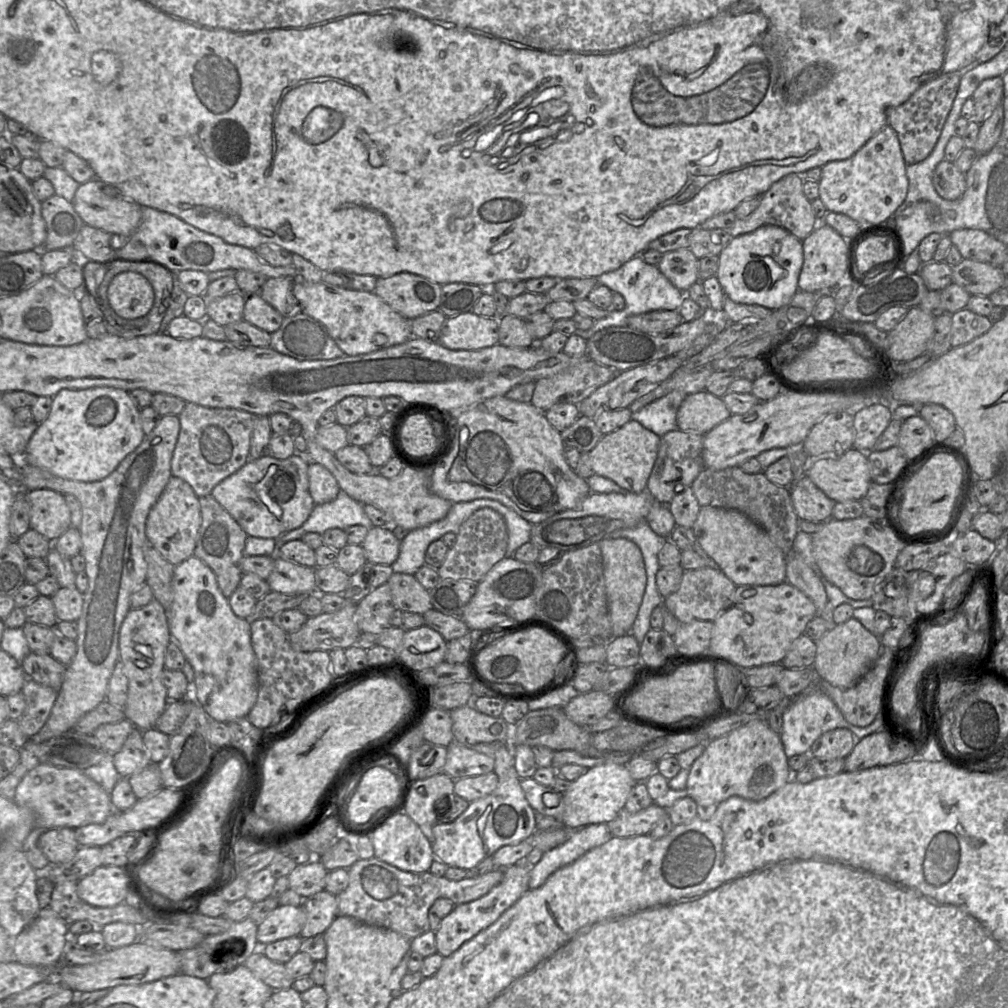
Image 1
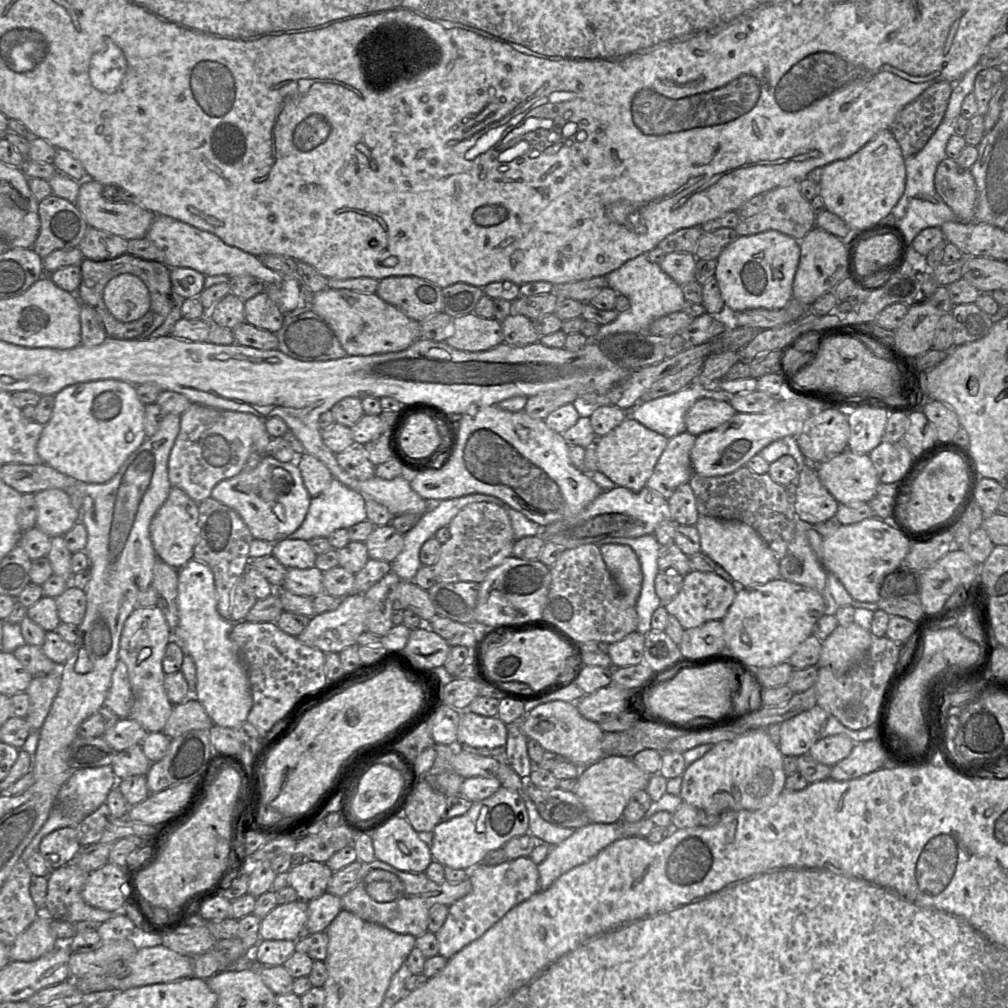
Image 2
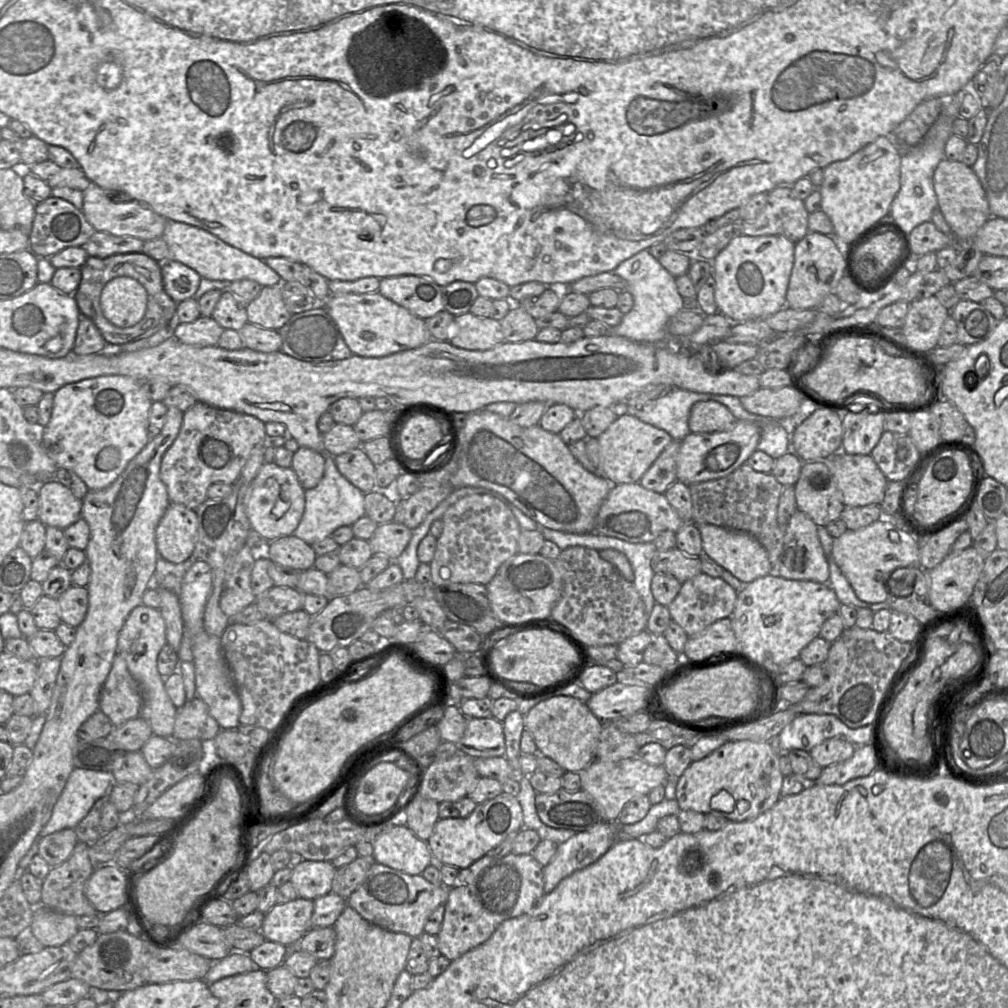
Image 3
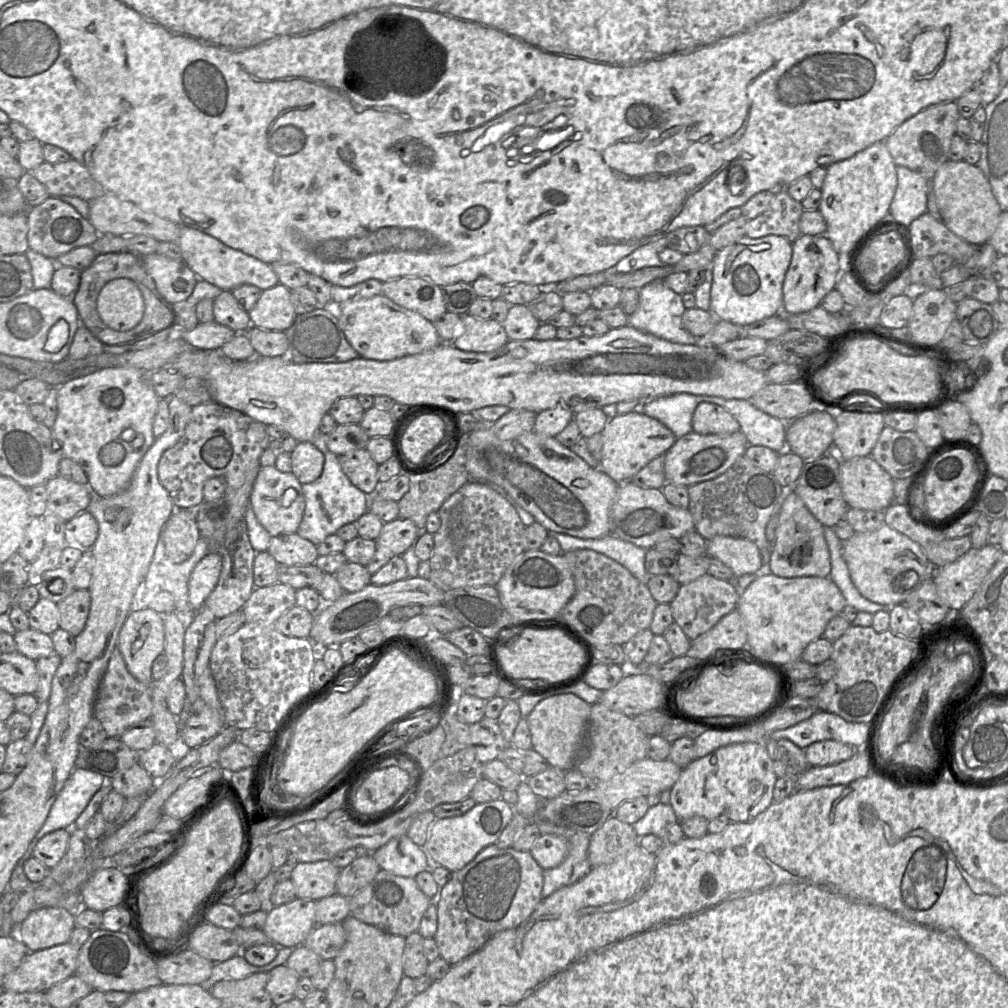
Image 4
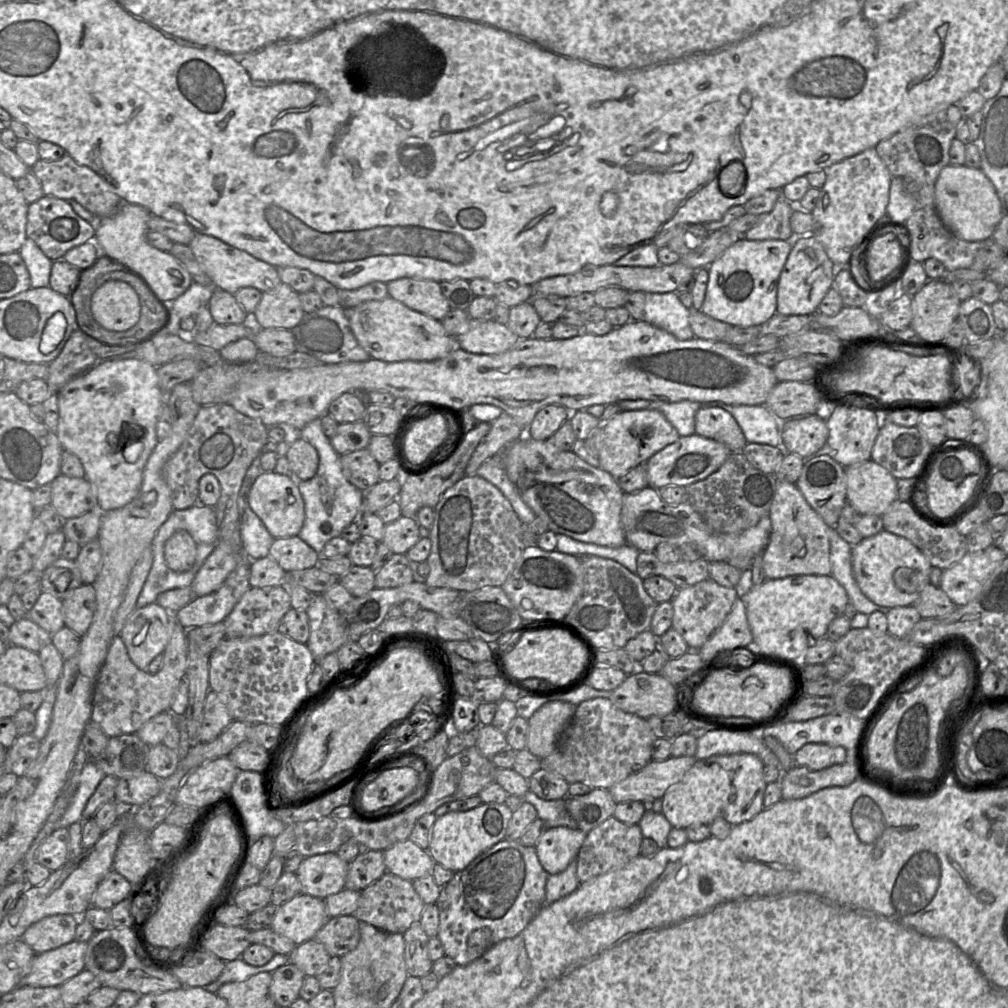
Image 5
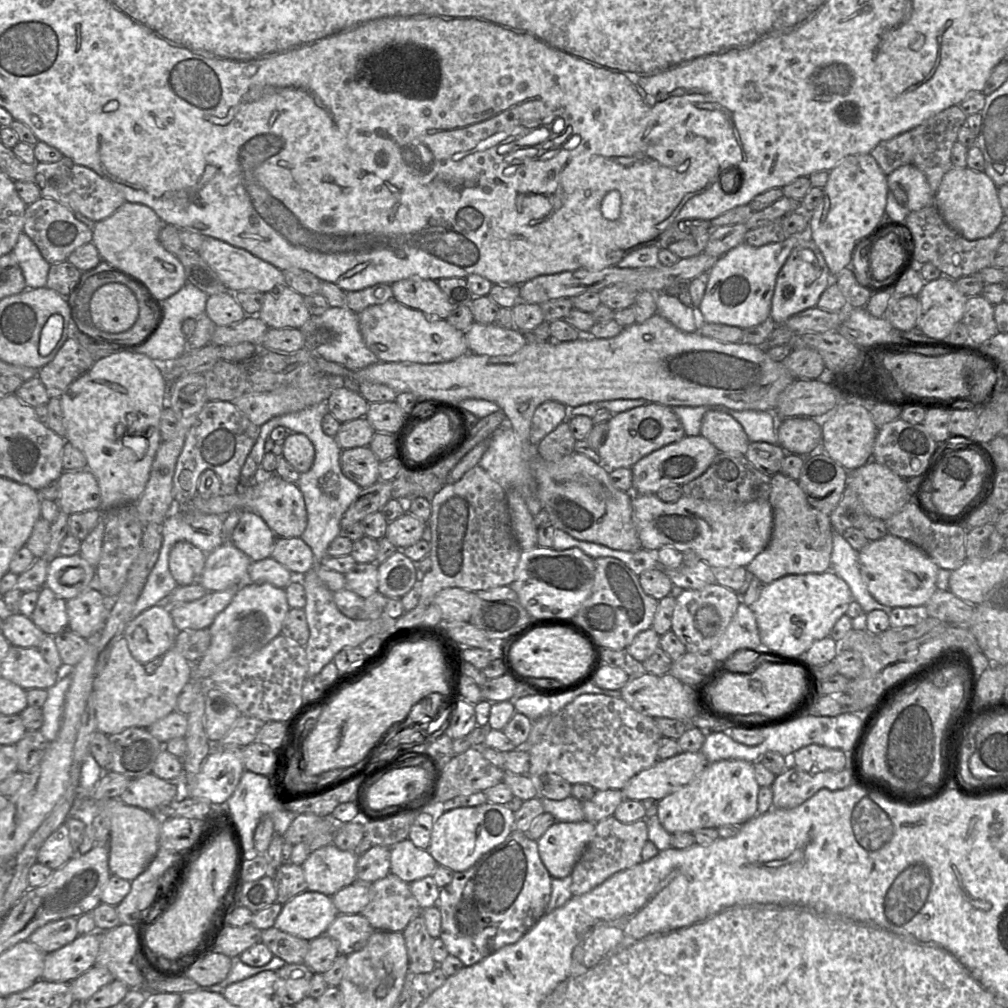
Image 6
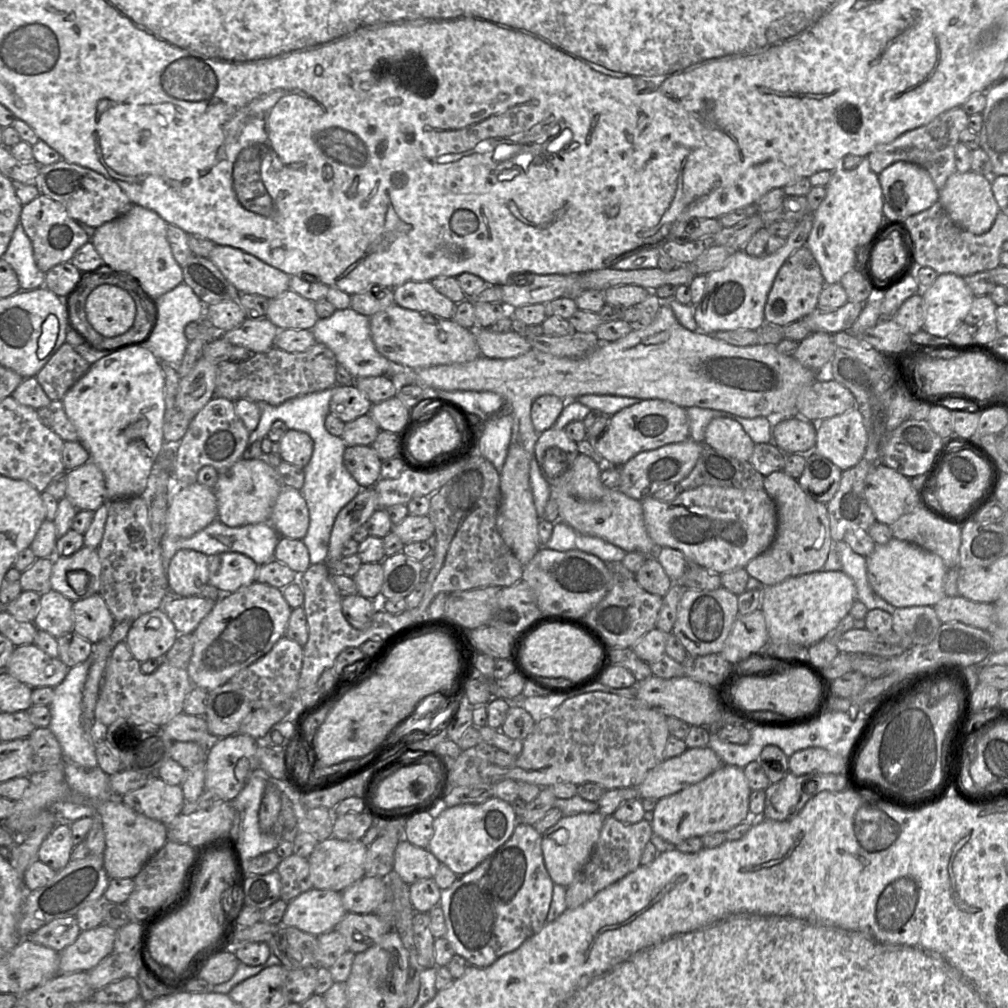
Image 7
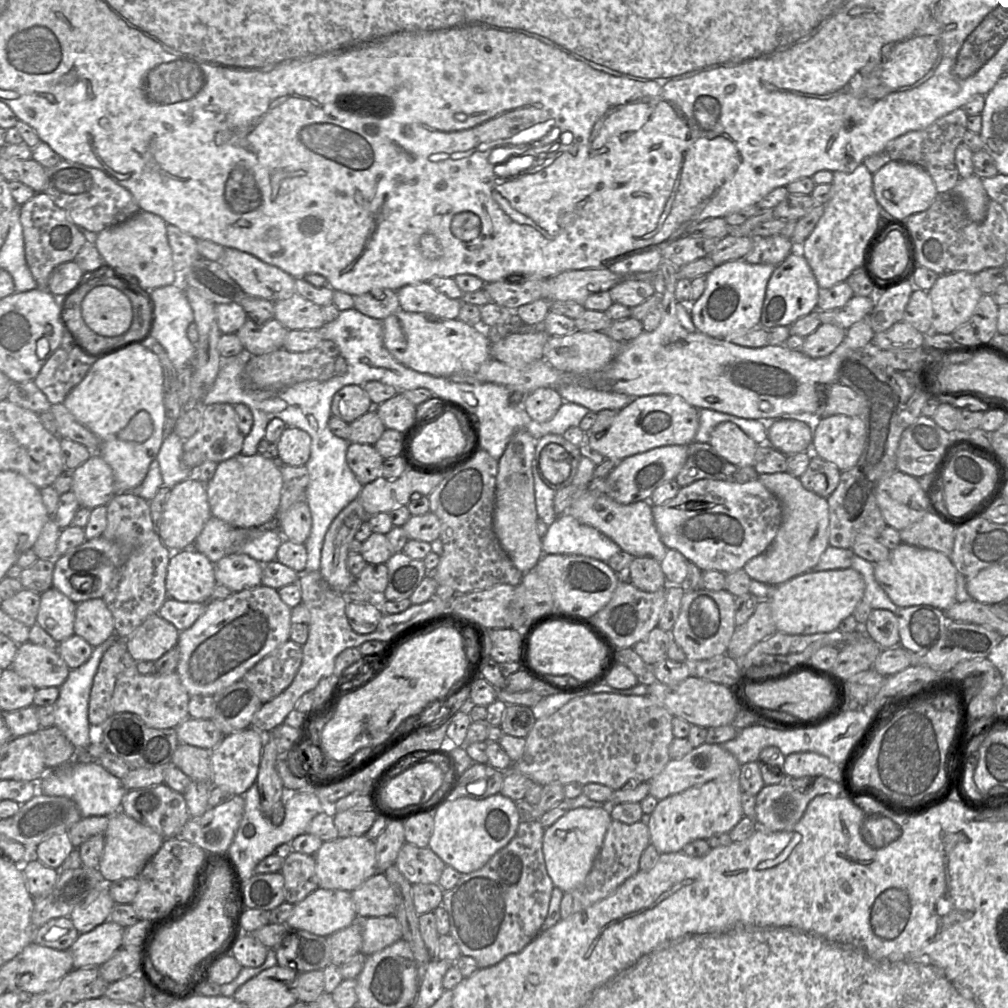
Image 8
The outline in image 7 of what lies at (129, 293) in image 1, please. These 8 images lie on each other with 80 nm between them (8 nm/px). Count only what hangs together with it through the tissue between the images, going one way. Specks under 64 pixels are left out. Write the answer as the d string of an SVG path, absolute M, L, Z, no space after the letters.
M114 284L96 287L87 297L84 308L88 323L104 337L126 333L136 315L136 305L131 295Z

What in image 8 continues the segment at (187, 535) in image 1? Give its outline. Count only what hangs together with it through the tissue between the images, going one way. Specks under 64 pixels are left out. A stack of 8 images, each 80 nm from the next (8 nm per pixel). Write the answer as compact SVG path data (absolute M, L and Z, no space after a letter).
M193 548L172 551L166 573L168 597L207 603L217 585L214 570L214 563Z

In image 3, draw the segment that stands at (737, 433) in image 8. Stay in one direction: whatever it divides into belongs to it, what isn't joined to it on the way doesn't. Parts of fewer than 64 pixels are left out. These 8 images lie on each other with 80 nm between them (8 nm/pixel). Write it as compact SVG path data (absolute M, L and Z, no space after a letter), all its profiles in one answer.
M707 400L693 405L688 425L693 433L713 433L730 430L735 427L737 421L726 406Z

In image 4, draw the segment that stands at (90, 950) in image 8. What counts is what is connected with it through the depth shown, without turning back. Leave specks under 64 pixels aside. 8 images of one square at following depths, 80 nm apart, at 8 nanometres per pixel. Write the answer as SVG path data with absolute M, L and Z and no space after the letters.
M64 943L30 951L20 966L5 976L1 990L13 992L47 991L75 974L80 948Z

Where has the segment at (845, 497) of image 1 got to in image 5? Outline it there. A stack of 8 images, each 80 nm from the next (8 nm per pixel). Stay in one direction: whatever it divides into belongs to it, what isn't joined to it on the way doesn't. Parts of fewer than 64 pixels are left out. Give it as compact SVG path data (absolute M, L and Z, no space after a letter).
M872 459L845 471L846 501L859 515L882 516L898 500L897 479Z

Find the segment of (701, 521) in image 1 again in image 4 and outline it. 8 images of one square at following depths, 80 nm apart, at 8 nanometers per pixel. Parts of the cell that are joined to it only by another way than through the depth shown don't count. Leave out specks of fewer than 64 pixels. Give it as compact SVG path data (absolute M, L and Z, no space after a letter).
M716 536L707 540L706 555L727 565L735 577L745 574L758 575L763 572L759 548L744 538Z

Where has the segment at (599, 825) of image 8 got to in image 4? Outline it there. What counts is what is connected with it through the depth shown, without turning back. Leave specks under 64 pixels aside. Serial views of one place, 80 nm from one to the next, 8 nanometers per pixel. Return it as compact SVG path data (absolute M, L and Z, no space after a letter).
M542 834L530 853L543 870L558 866L569 850L569 839L557 834Z

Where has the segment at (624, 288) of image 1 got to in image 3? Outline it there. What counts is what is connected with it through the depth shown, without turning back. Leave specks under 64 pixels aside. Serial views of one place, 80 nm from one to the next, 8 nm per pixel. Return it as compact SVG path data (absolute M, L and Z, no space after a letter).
M643 249L639 252L637 252L636 254L632 255L631 257L627 258L626 260L622 261L613 271L607 271L607 272L614 272L617 275L619 275L621 278L623 278L626 281L626 289L625 291L628 291L629 293L632 294L633 299L634 299L634 305L633 308L630 310L630 312L626 313L623 315L623 318L621 320L621 322L613 327L613 328L609 328L608 333L613 334L613 335L617 335L617 336L622 336L625 337L629 340L632 341L636 341L636 342L648 342L648 343L652 343L652 344L666 344L666 343L670 343L670 339L676 338L676 337L672 337L670 335L670 333L668 332L668 328L667 328L667 324L669 322L669 320L676 315L679 311L681 311L682 309L684 309L683 307L683 298L682 296L679 294L678 290L677 290L677 286L676 286L676 277L674 277L672 274L670 274L660 263L659 261L652 256L648 250Z

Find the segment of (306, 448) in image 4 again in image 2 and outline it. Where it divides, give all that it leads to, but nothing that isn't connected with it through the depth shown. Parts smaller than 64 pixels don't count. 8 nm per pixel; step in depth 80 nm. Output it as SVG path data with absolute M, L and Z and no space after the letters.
M303 453L296 462L311 498L317 497L329 487L333 476L321 460L311 454Z

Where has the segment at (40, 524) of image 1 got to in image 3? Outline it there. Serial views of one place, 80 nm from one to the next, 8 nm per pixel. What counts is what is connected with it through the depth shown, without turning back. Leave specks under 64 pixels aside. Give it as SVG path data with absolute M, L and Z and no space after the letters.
M51 479L38 486L39 508L38 520L40 520L46 527L53 526L64 530L72 525L82 514L82 500L75 497L71 490L58 482Z

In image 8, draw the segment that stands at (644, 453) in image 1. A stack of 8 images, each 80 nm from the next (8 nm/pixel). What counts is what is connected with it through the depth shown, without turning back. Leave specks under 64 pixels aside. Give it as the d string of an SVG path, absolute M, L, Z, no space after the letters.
M655 394L635 398L629 405L622 408L611 426L605 431L597 441L590 435L587 435L586 442L602 454L605 458L623 460L629 456L649 451L656 447L667 445L685 445L694 441L699 428L699 410L687 403L678 395Z

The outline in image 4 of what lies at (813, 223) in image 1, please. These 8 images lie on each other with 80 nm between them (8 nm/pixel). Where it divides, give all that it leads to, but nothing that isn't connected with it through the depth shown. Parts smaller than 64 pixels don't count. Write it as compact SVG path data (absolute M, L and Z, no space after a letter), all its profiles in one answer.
M786 188L765 191L775 191L775 195L766 211L747 221L745 235L749 238L777 235L793 243L802 234L799 228L804 211L801 202L793 199Z

